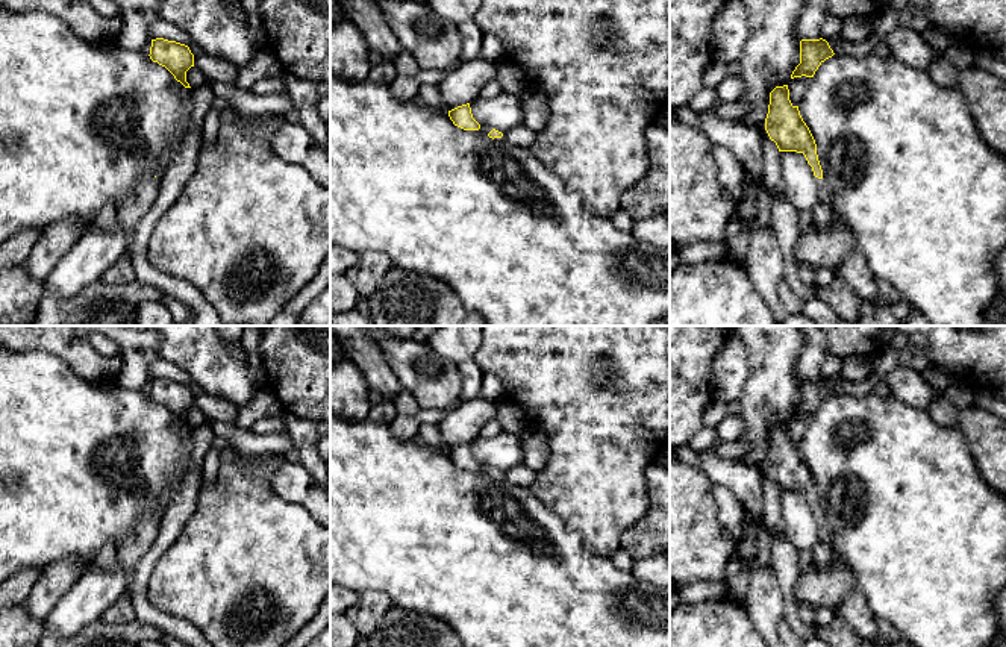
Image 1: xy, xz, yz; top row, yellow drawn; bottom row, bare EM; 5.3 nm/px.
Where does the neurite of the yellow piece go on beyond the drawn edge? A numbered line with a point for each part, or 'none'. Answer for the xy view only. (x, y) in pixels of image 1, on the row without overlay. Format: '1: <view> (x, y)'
none

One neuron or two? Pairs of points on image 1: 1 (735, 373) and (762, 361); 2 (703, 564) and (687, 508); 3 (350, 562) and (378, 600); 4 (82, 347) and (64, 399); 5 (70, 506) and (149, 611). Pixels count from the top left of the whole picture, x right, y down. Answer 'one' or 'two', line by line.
1: two
2: one
3: two
4: two
5: two

